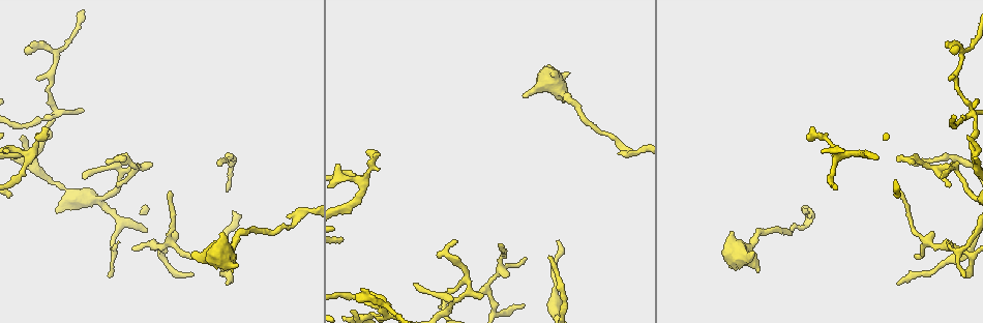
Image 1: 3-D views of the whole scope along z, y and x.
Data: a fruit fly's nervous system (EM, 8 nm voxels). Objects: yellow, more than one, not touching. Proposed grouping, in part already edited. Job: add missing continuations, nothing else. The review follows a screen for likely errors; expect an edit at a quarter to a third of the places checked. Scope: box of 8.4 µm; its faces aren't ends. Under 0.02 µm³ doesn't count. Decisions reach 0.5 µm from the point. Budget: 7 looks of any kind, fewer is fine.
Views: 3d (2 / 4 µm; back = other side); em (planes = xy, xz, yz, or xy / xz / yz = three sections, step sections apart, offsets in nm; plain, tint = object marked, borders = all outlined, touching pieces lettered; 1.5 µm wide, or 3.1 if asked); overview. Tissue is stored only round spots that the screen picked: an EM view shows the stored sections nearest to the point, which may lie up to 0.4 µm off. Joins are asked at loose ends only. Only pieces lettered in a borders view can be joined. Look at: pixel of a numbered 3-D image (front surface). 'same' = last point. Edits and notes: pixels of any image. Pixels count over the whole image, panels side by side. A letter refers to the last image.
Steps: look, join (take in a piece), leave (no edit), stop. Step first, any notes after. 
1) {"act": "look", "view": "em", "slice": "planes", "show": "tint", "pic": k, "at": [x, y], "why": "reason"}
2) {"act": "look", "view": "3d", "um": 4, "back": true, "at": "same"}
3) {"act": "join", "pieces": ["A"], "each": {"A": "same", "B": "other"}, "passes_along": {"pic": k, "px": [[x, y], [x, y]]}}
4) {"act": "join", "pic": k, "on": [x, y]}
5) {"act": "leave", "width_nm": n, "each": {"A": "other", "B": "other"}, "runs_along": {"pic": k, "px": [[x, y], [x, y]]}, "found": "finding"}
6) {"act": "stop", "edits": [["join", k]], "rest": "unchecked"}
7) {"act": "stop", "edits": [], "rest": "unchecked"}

{"act": "look", "view": "3d", "um": 2, "pic": 1, "at": [36, 80], "why": "an open end"}

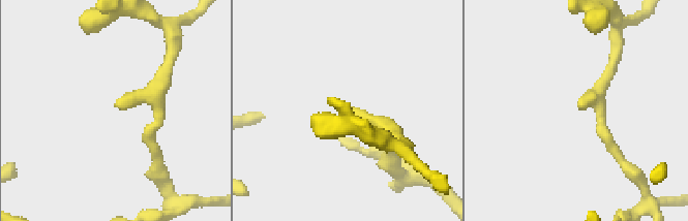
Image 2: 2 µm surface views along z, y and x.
{"act": "look", "view": "em", "slice": "planes", "show": "plain", "pic": 2, "at": [121, 104]}

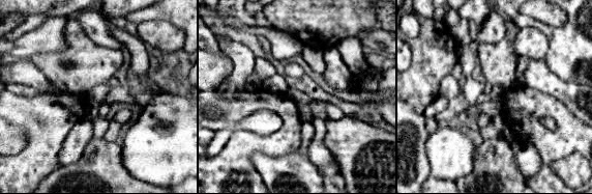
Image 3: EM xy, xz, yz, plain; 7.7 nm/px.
{"act": "look", "view": "em", "slice": "planes", "show": "borders", "at": "same"}

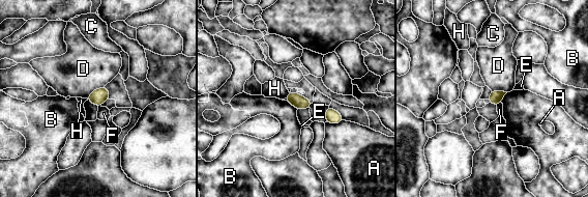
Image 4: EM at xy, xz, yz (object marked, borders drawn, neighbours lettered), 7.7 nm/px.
{"act": "leave", "each": {"A": "other", "B": "other", "C": "other", "D": "other", "E": "other", "F": "other", "H": "other"}, "border": {"pic": 4, "px": [[310, 108], [297, 110]]}, "found": "none of them fits"}

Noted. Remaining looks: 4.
{"act": "look", "view": "3d", "um": 4, "pic": 1, "at": [896, 157], "why": "thin end"}

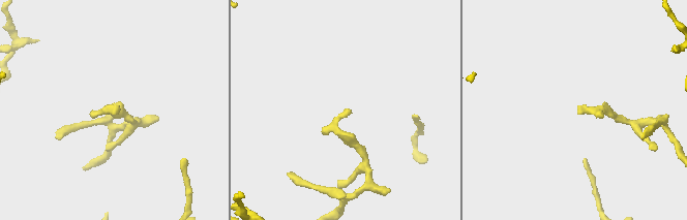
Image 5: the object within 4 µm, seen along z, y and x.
{"act": "look", "view": "em", "slice": "xz", "step": 4, "show": "tint", "pic": 5, "at": [577, 105]}

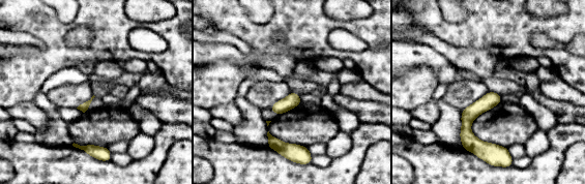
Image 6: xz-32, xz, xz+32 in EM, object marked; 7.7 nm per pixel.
{"act": "look", "view": "em", "slice": "xz", "step": 4, "show": "borders", "at": "same"}

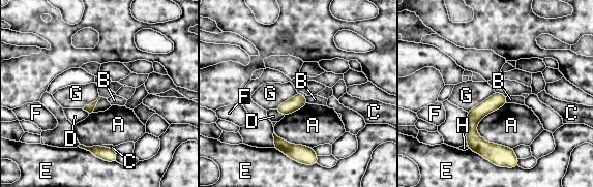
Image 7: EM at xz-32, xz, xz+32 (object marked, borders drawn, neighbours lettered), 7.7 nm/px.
{"act": "leave", "each": {"A": "other", "B": "other", "C": "other", "D": "other", "E": "other", "F": "other", "G": "other", "H": "other"}, "found": "no lettered piece goes on from it"}

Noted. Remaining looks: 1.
{"act": "look", "view": "em", "slice": "planes", "show": "borders", "pic": 1, "at": [523, 258], "why": "tapers out"}

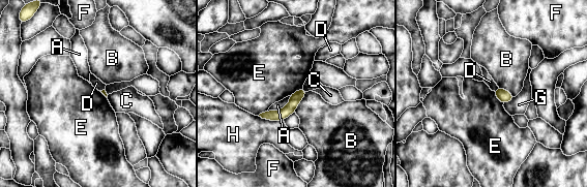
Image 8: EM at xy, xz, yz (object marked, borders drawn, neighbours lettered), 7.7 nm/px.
{"act": "leave", "longest_contact_nm": ["A", 200], "each": {"A": "other", "B": "other", "C": "other", "D": "other", "E": "other", "F": "other", "G": "other", "H": "other"}, "border": {"pic": 8, "px": [[498, 87], [494, 91]]}, "found": "no lettered piece goes on from it"}

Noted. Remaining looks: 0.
{"act": "stop", "edits": [], "rest": "unchecked"}

